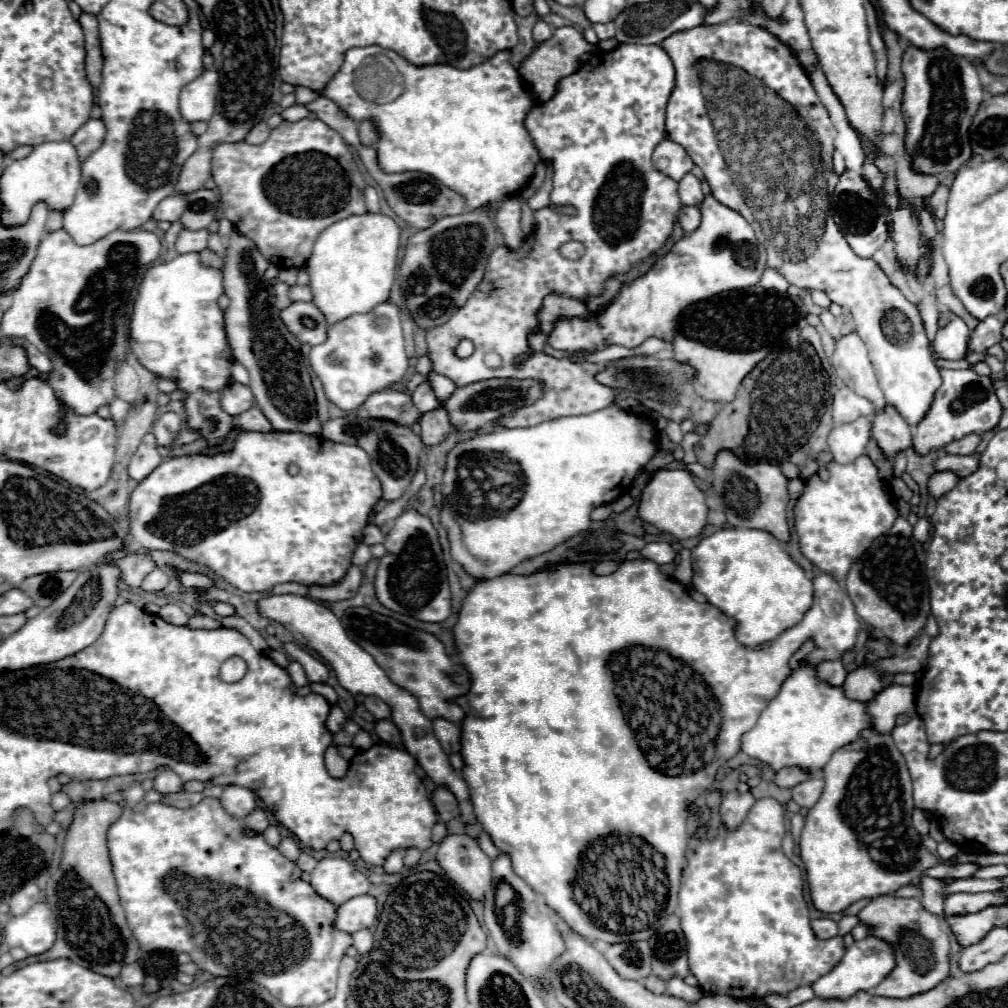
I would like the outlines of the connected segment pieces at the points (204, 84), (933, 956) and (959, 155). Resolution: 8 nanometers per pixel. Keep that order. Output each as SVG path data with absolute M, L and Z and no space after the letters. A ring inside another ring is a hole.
M204 71L192 83L188 83L180 93L180 113L182 117L192 121L210 121L216 107L216 91L218 91L218 73Z
M882 895L872 899L860 913L860 921L870 925L870 933L888 939L896 947L896 969L884 979L874 993L880 997L912 997L934 989L950 973L950 939L942 927L942 919L928 913L920 899L898 899L894 895Z
M908 47L902 57L902 73L906 83L902 97L902 113L906 121L906 153L912 159L912 169L926 175L956 173L972 159L970 125L984 99L984 89L980 85L976 67L968 59L948 55L948 51L920 51L916 47Z

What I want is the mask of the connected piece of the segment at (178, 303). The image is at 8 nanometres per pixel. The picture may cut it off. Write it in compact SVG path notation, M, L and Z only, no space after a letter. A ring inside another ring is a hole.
M184 253L168 263L146 269L130 317L132 353L150 373L172 379L186 393L182 399L186 425L200 439L206 439L210 447L220 447L234 429L234 417L220 407L220 395L230 383L234 365L224 327L224 311L218 307L222 293L220 269L202 265L198 253Z

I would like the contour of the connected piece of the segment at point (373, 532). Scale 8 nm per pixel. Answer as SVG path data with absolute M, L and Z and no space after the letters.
M370 523L366 527L366 533L364 533L364 543L372 545L372 543L380 543L380 541L384 541L384 535L382 535L380 527L376 523Z

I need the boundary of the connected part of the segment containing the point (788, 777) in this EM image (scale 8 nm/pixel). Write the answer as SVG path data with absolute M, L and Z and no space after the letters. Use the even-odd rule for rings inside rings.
M784 767L776 773L776 785L778 787L794 787L796 783L802 783L810 777L812 777L812 773L800 769L800 767Z

